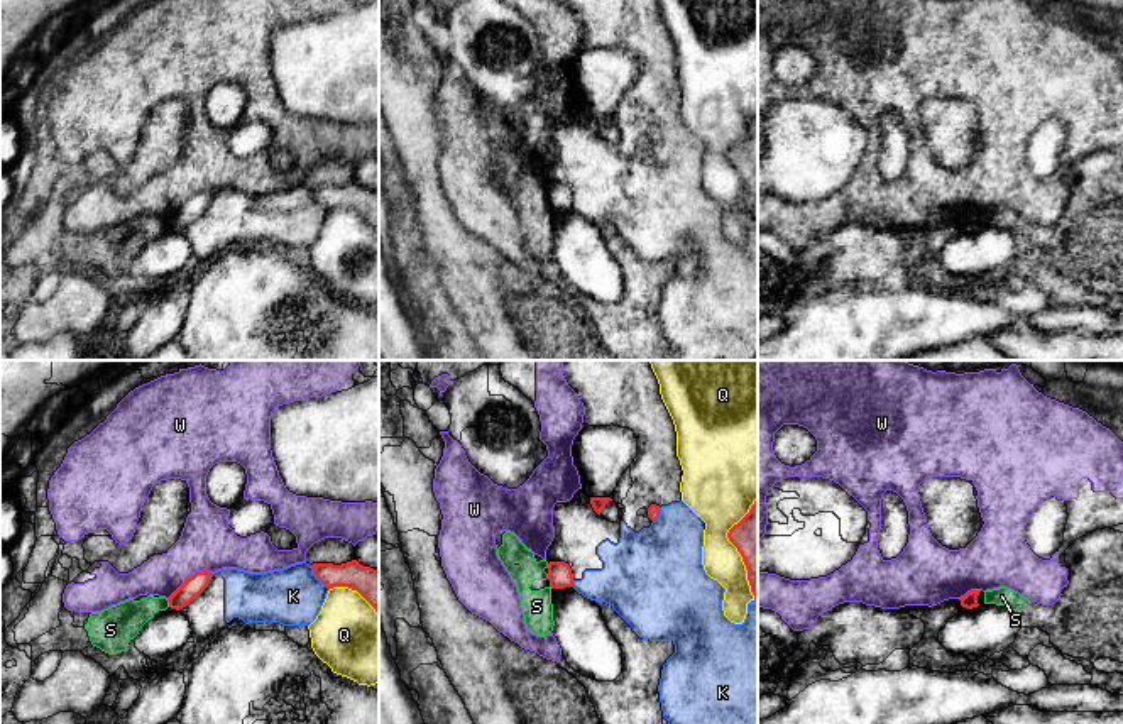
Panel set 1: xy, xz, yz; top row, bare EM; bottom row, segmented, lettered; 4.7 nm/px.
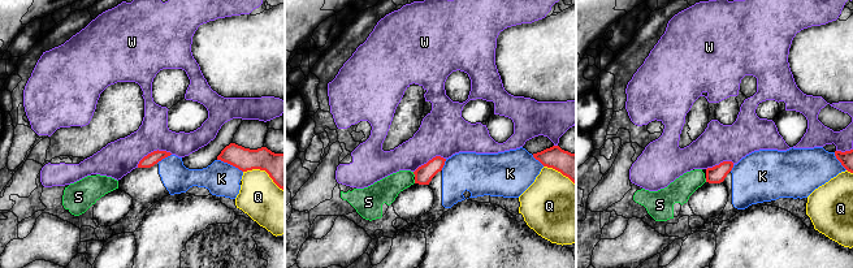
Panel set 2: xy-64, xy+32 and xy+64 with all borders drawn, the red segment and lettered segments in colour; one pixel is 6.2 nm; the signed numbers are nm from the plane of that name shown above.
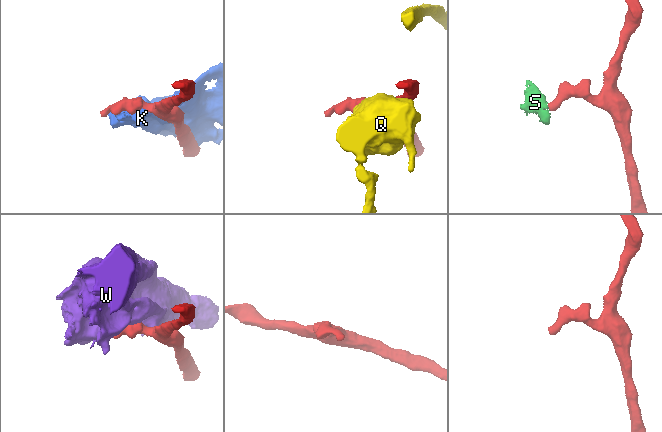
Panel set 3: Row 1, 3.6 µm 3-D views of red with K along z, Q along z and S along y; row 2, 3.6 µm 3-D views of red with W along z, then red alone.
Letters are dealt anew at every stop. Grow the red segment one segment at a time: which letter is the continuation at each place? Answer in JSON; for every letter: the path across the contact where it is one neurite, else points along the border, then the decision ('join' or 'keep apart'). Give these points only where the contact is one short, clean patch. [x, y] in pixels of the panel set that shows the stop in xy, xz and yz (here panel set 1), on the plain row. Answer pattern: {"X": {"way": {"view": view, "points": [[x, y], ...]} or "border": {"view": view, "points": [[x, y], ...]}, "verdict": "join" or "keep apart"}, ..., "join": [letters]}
{"K": {"verdict": "keep apart"}, "Q": {"verdict": "keep apart"}, "S": {"border": {"view": "xy", "points": [[166, 220], [169, 227]]}, "verdict": "keep apart"}, "W": {"verdict": "keep apart"}, "join": []}

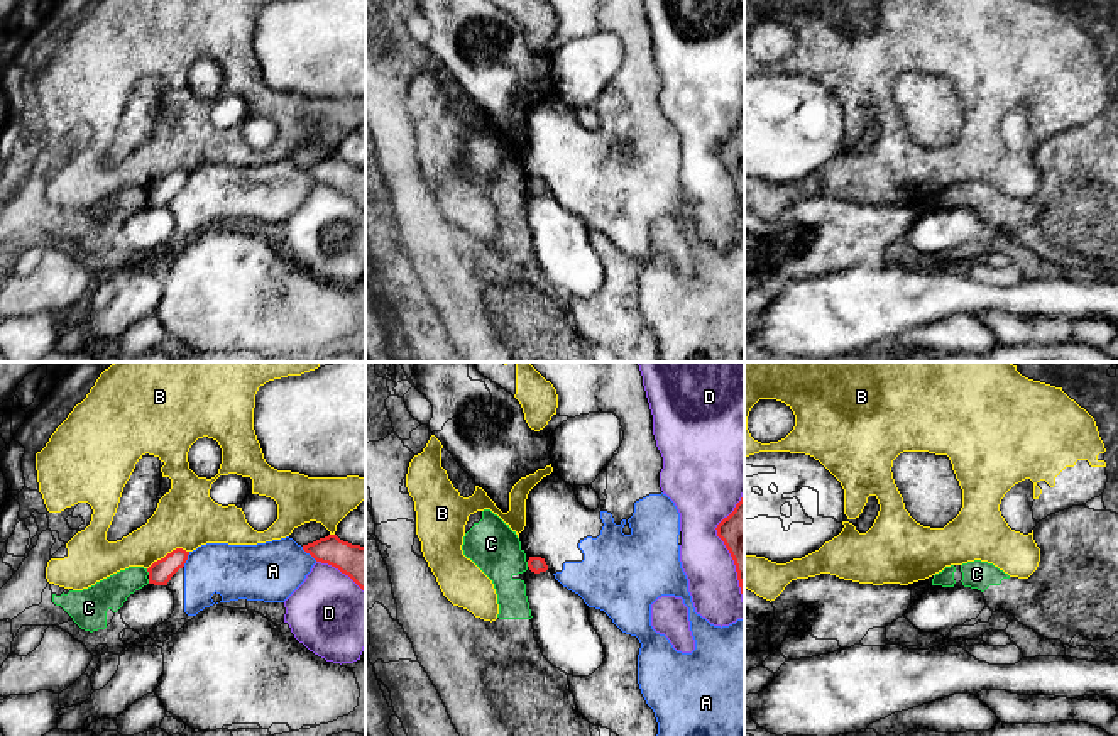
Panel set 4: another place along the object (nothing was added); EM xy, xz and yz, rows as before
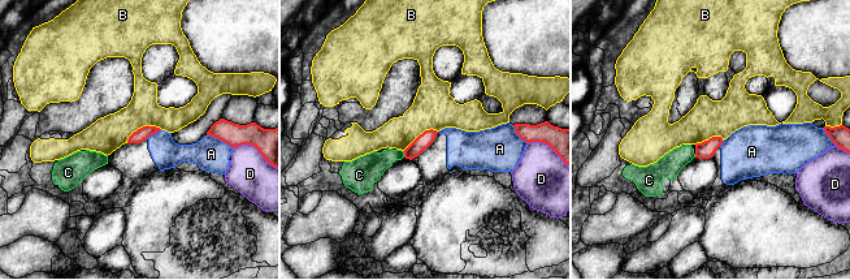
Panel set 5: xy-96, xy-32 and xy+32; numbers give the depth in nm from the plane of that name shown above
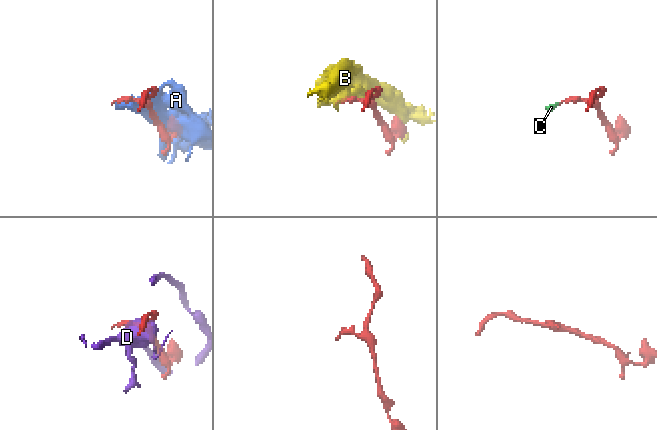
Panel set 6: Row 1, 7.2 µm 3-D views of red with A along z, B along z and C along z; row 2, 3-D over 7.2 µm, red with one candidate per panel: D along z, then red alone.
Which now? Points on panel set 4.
{"A": {"verdict": "keep apart"}, "B": {"verdict": "keep apart"}, "C": {"border": {"view": "xy", "points": [[146, 190], [149, 195]]}, "verdict": "keep apart"}, "D": {"verdict": "keep apart"}, "join": []}

